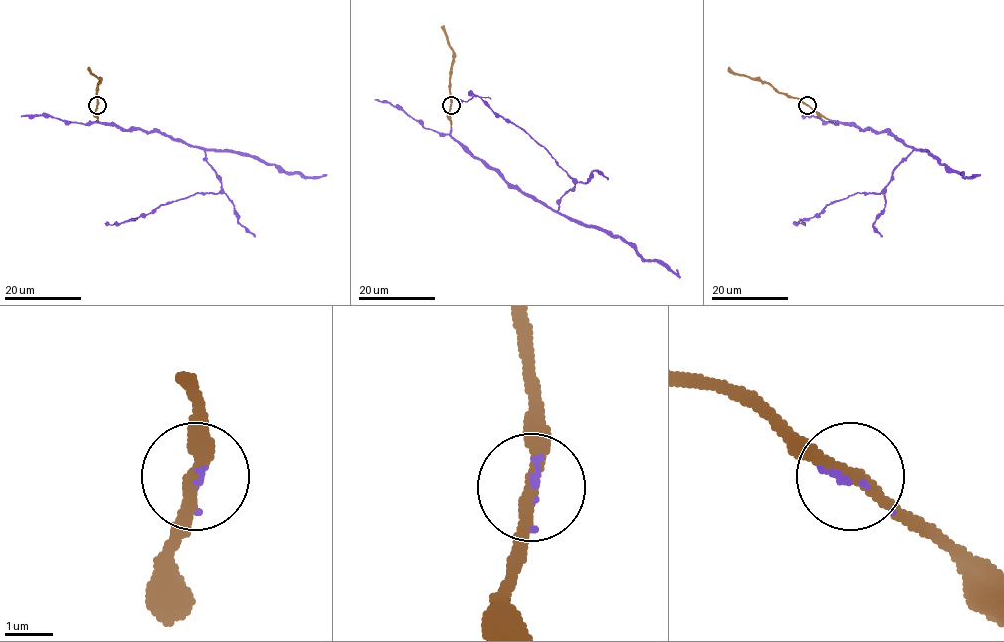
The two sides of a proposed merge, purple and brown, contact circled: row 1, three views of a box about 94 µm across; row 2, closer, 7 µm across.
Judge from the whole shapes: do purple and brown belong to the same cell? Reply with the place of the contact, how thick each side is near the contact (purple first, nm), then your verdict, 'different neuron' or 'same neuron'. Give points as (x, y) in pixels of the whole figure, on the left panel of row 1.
at (97, 105); 90 nm thick on the purple side, 280 nm on the other; same neuron

